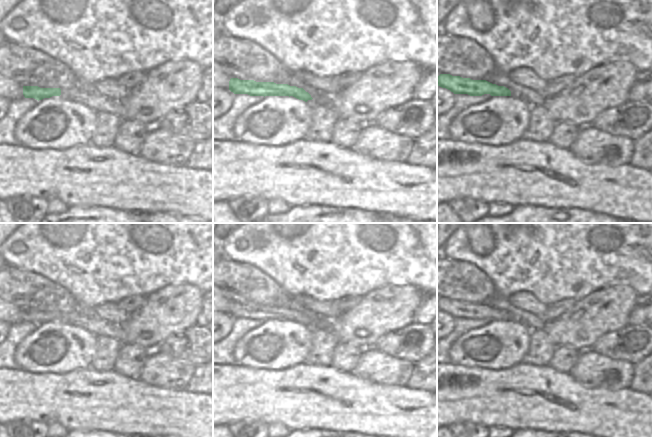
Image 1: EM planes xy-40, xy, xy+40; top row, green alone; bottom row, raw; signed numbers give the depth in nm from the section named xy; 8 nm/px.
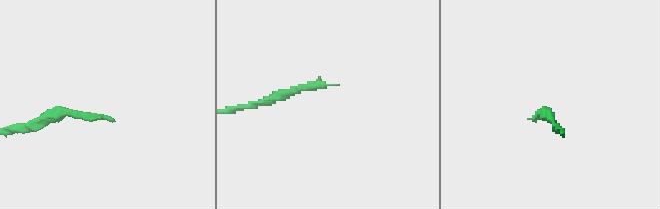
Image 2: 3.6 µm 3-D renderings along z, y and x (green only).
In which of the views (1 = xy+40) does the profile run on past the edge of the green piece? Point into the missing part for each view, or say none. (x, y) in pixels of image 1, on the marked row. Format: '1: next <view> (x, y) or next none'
1: next none

